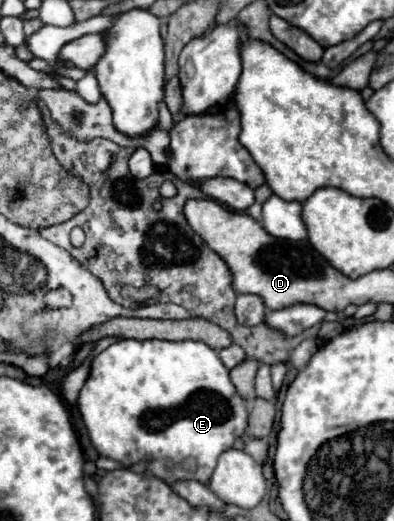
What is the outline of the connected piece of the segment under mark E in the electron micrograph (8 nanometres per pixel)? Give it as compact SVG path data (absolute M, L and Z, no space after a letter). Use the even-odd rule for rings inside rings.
M120 340L108 346L92 360L90 376L78 396L80 412L82 406L82 420L100 456L112 458L124 466L152 458L148 472L166 480L168 484L174 480L208 482L218 456L232 448L234 440L244 434L248 420L246 404L236 394L228 370L218 358L216 350L196 340Z

